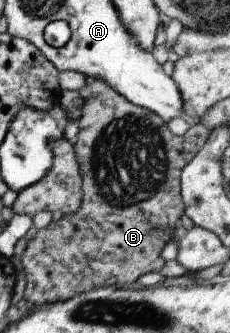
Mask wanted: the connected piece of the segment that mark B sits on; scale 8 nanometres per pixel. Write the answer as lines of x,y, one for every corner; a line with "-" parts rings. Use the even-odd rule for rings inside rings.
84,76
86,80
85,103
82,107
82,116
79,118
78,128
80,128
74,141
74,150
76,160
81,170
83,180
83,199
79,209
74,214
65,215
59,223
51,223
47,227
39,230
37,235
27,242
26,249
20,260
23,263
24,274
26,274
26,287
23,298
28,302
28,308
35,310
36,306
42,306
45,302
55,302
58,300
66,300
74,294
80,294
80,291
99,288
102,284
110,285
113,288
124,289
131,288
137,284
138,278
142,274
148,272
159,272
166,264
166,260
162,258
161,252
164,246
173,240
173,233
177,228
180,218
185,214
185,206
180,196
180,176
182,169
188,164
194,156
196,156
210,136
211,130
208,130
204,124
198,122
190,123
190,130
184,136
176,136
167,126
160,116
154,112
150,112
147,108
142,108
128,102
124,96
118,94
116,90
110,88
110,84
106,84
100,78
92,78
92,76

